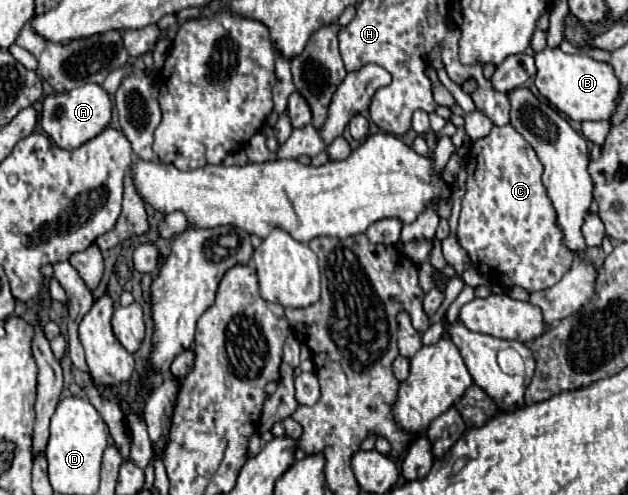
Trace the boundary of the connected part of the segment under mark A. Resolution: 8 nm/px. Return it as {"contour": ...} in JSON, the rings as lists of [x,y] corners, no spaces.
{"contour":[[[85,84],[65,94],[53,94],[45,98],[41,106],[39,124],[59,148],[73,150],[83,142],[95,138],[111,122],[111,110],[113,110],[113,104],[109,100],[109,94],[103,88],[99,84]]]}

